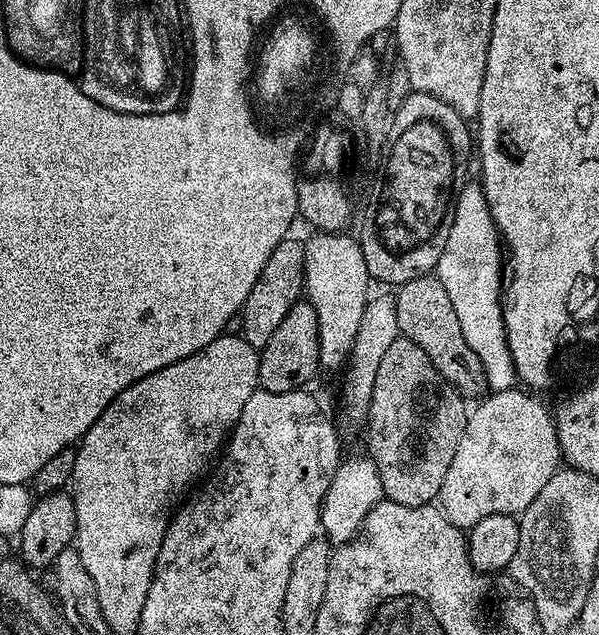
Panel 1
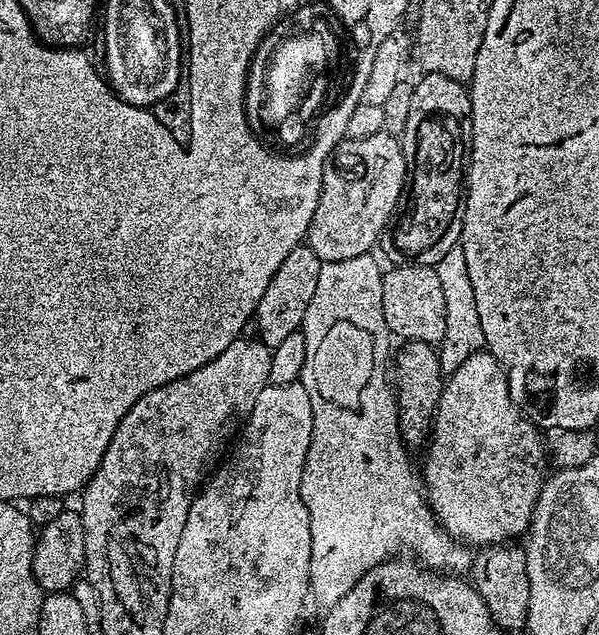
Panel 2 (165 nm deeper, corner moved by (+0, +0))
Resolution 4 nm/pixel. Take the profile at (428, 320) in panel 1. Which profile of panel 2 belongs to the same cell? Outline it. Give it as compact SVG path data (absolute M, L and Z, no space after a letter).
M397 263L392 269L387 269L382 282L382 314L386 314L386 326L392 331L393 337L438 346L446 334L446 298L442 294L435 267L431 264Z

